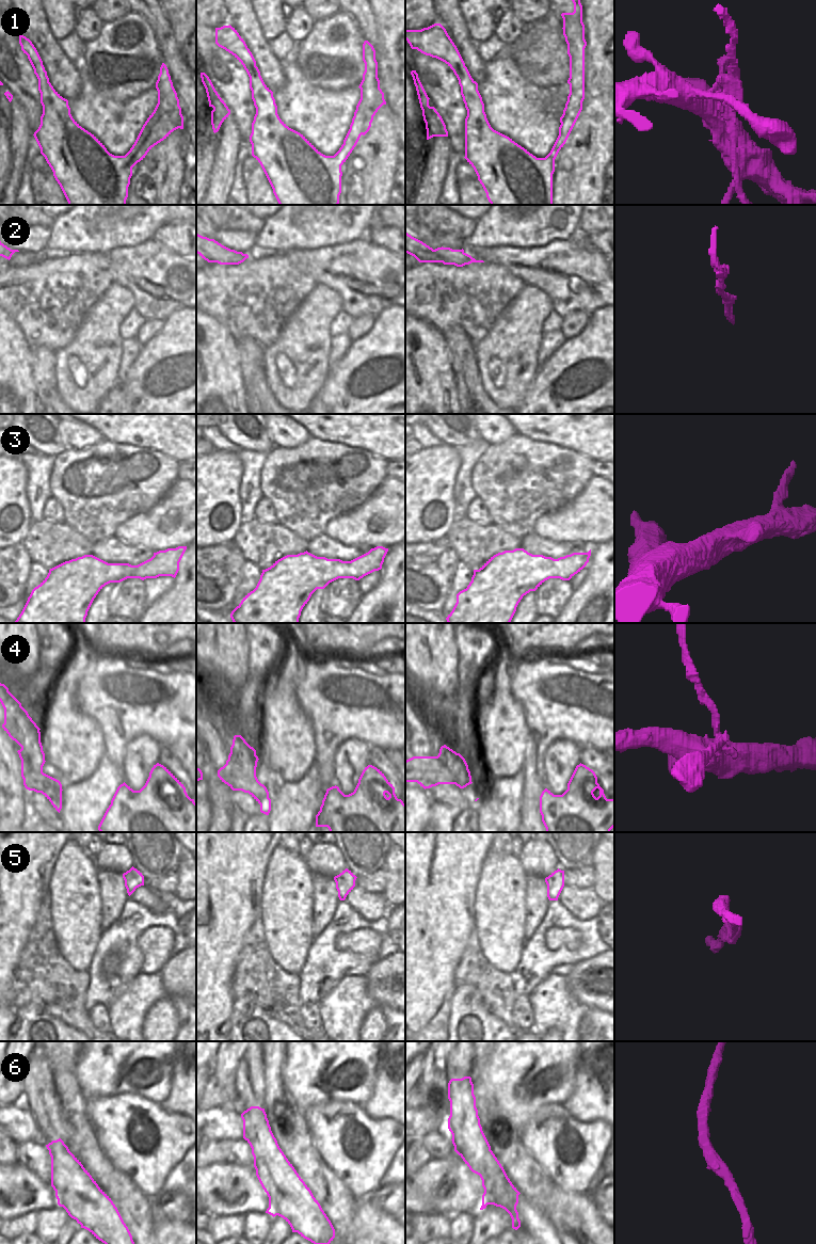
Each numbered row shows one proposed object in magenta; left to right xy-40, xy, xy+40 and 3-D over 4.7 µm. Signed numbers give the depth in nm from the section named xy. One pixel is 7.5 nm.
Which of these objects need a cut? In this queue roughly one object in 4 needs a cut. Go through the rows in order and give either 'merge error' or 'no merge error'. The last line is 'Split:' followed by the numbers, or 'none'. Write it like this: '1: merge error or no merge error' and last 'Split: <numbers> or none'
1: merge error
2: no merge error
3: no merge error
4: merge error
5: no merge error
6: no merge error
Split: 1, 4

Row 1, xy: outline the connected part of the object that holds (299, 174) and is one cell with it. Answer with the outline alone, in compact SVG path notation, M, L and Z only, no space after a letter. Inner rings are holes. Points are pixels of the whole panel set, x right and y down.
M365 41L363 44L363 61L365 63L365 71L363 74L363 80L359 84L359 89L361 89L361 99L356 106L356 110L354 112L354 116L352 118L352 123L350 125L350 129L343 140L343 144L341 145L341 147L339 148L339 150L334 155L334 156L325 156L323 154L321 154L303 134L301 134L300 132L289 128L278 116L277 114L277 106L275 103L275 99L273 97L273 92L265 84L261 76L260 76L260 71L258 69L257 66L254 67L253 71L246 70L247 75L251 74L252 77L250 79L250 89L252 91L252 99L254 101L254 106L256 108L256 114L254 116L254 121L252 123L252 133L250 135L250 142L252 144L252 156L260 163L272 189L273 189L273 193L278 202L279 205L338 205L339 204L339 195L341 193L341 176L342 176L342 172L341 172L341 165L346 162L346 160L348 159L348 157L350 156L350 154L352 153L352 150L354 149L354 147L356 146L361 135L365 135L370 127L371 127L371 123L373 121L373 116L375 115L375 113L378 112L378 110L383 106L386 105L386 101L384 99L384 93L382 92L382 90L380 89L380 80L378 78L378 62L375 60L375 50L373 48L373 46L368 42Z

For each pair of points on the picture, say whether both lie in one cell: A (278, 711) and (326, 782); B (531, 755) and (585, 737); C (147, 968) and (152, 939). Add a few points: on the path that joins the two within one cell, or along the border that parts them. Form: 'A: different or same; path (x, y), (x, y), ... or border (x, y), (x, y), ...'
A: different; border (314, 735), (315, 761)
B: same; path (544, 742), (553, 733), (571, 733)
C: same; path (152, 960), (152, 946)

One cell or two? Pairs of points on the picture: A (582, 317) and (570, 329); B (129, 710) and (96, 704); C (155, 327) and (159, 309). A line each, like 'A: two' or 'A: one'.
A: one
B: one
C: two

